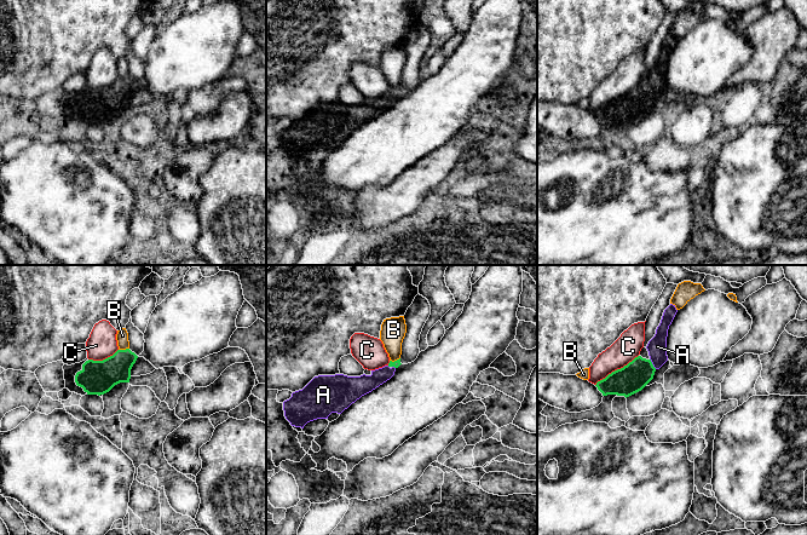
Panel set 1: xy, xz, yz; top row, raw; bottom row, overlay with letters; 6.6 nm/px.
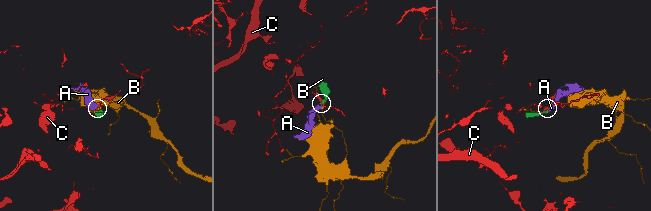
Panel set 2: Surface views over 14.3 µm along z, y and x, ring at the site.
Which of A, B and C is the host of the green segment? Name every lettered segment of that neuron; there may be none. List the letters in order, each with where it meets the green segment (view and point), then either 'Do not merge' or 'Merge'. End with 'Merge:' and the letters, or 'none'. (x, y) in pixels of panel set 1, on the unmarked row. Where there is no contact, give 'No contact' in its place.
A: Touches green at yz (651, 92). Merge
B: Touches green at xy (124, 79). Do not merge
C: Touches green at yz (617, 98). Do not merge
Merge: A

